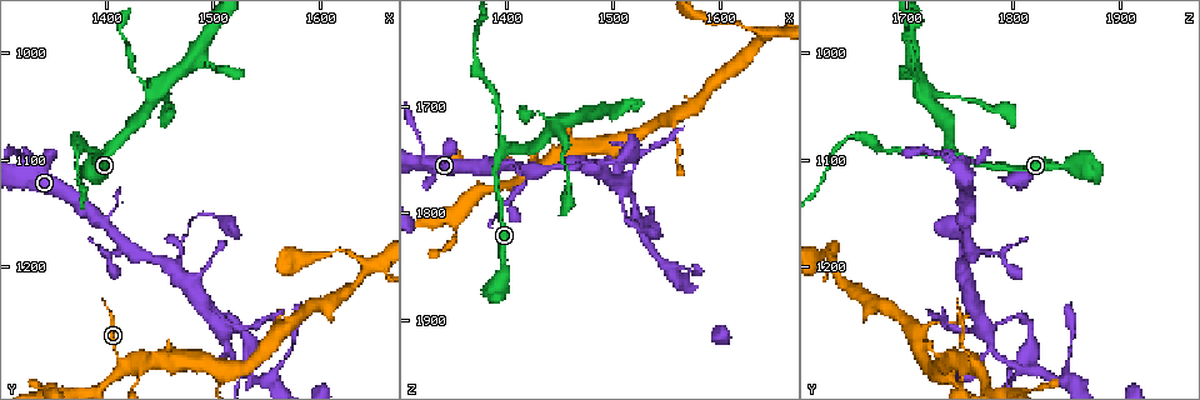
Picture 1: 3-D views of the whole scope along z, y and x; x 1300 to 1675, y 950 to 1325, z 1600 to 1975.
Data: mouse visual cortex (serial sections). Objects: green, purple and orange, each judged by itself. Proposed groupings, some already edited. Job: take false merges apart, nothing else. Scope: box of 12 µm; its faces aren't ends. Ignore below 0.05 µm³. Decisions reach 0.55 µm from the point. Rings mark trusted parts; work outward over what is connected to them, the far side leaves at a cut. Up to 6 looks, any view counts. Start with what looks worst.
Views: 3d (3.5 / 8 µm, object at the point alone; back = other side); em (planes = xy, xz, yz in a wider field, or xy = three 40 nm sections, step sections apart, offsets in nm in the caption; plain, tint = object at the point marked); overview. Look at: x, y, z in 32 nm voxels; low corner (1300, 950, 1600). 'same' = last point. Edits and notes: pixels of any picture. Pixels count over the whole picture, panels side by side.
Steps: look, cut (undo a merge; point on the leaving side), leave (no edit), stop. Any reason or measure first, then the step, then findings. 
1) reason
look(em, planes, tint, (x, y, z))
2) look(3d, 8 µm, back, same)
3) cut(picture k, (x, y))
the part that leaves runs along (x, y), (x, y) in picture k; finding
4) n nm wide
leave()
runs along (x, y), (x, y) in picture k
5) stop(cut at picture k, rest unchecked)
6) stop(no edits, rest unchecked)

look(em, xy, step 2, tint, (1646, 1200, 1630))

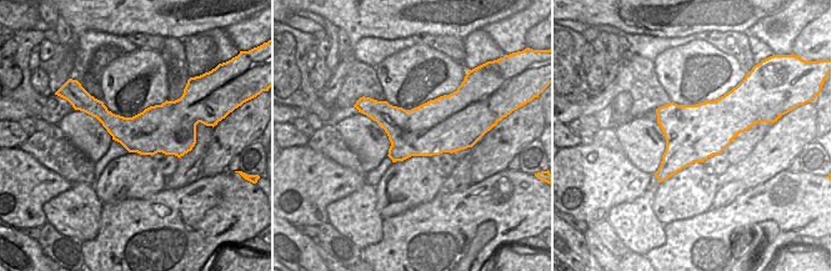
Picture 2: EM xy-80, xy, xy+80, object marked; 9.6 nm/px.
look(3d, 3.5 µm, same)

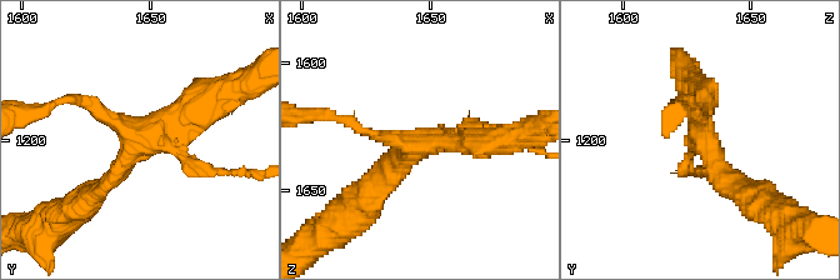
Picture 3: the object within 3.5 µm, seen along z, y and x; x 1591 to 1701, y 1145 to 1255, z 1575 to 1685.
500 nm wide
leave()
runs along (753, 196), (681, 100) in picture 3; one cell here

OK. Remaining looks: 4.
sharp bend
look(3d, 3.5 µm, (1402, 1188, 1788))

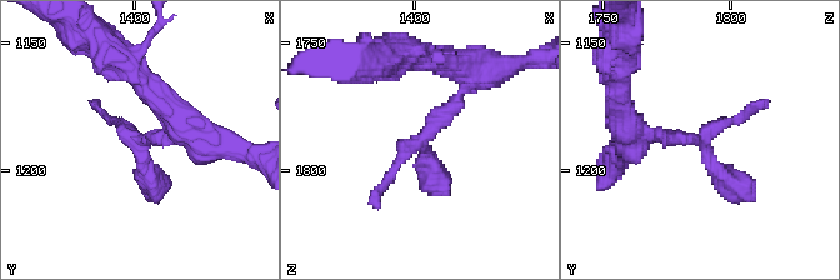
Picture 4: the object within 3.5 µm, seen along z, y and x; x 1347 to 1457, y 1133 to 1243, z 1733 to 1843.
shape alone is not enough
look(em, xy, step 2, tint, (1402, 1187, 1786))

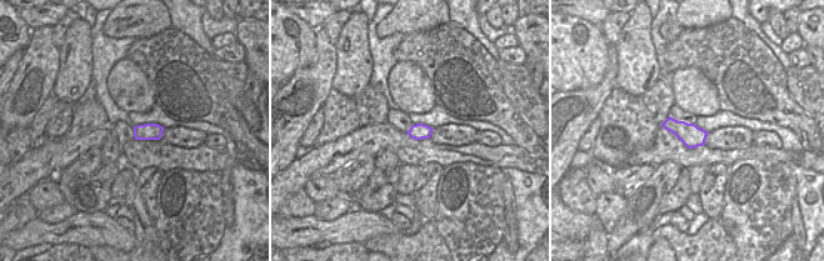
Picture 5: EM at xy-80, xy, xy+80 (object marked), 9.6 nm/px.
leave()
one cell here

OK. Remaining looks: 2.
three-way junction
look(3d, 3.5 µm, (1394, 1096, 1742))

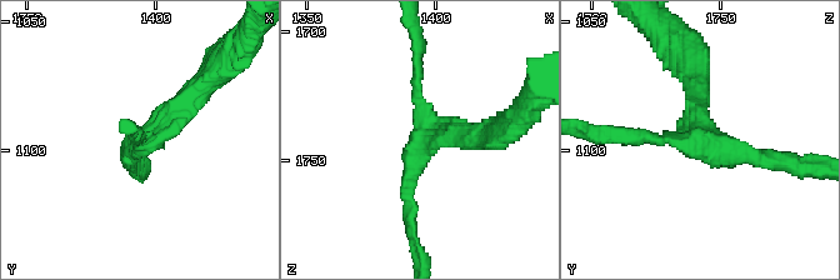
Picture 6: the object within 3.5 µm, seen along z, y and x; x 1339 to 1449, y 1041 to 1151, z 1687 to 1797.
3 arms; arms of 150, 200, 250 nm; now the EM
look(em, xy, step 1, tint, (1395, 1094, 1741))

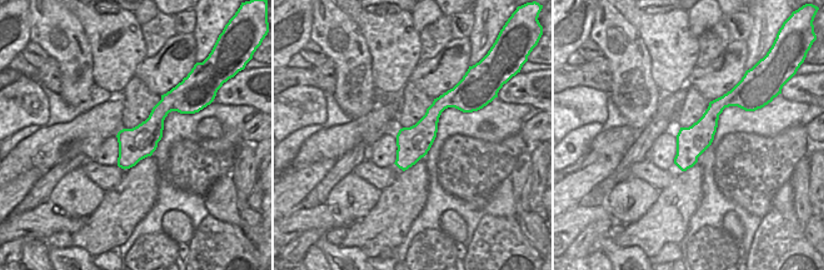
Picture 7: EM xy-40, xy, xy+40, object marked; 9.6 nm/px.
leave()
runs along (727, 96), (690, 144), (683, 166) in picture 7; continuous, no second cell

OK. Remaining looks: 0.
stop(no edits, rest unchecked)

